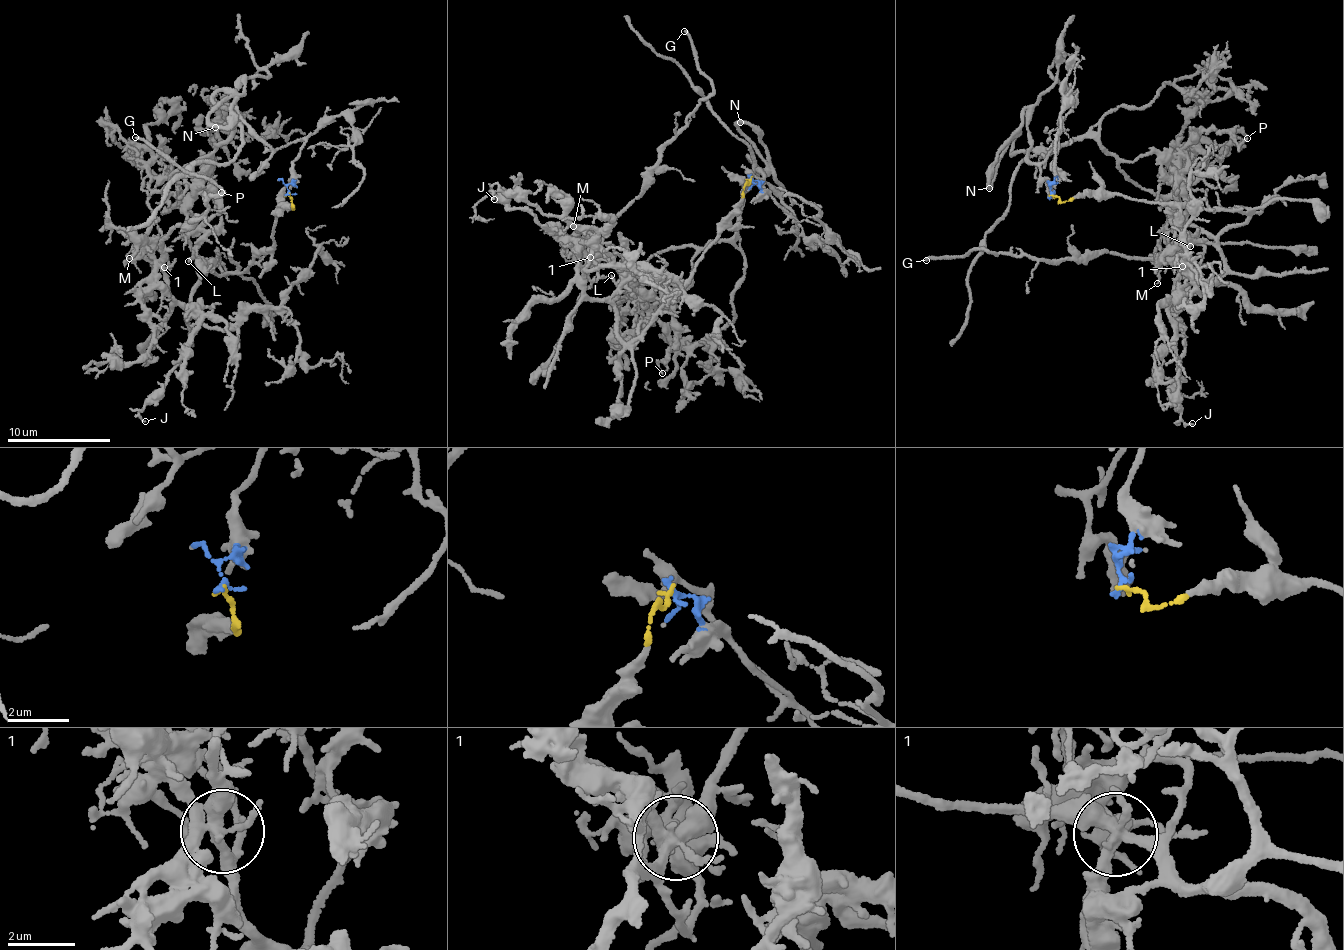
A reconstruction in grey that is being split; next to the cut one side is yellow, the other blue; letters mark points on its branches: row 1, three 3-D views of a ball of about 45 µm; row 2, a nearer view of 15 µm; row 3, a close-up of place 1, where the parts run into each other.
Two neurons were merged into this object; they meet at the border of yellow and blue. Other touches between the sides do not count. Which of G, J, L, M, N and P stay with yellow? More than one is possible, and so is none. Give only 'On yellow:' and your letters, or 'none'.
On yellow: G, J, M

